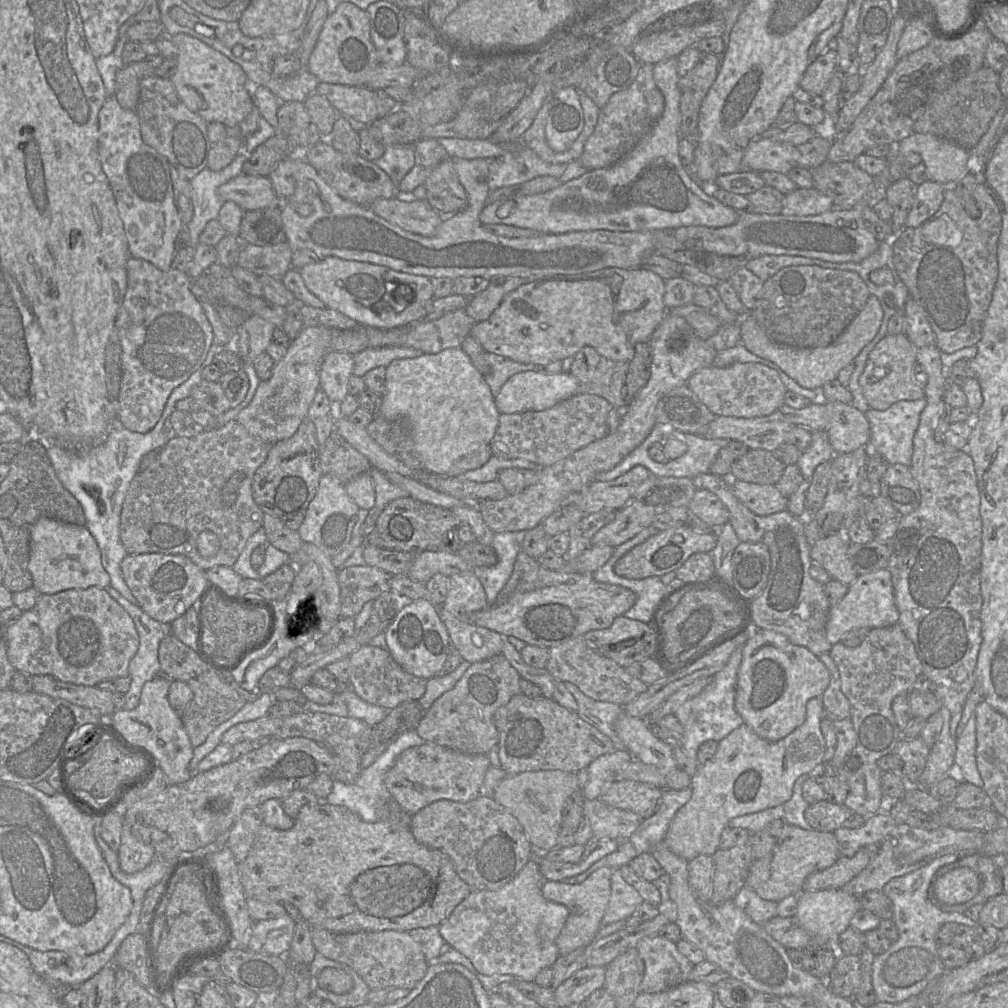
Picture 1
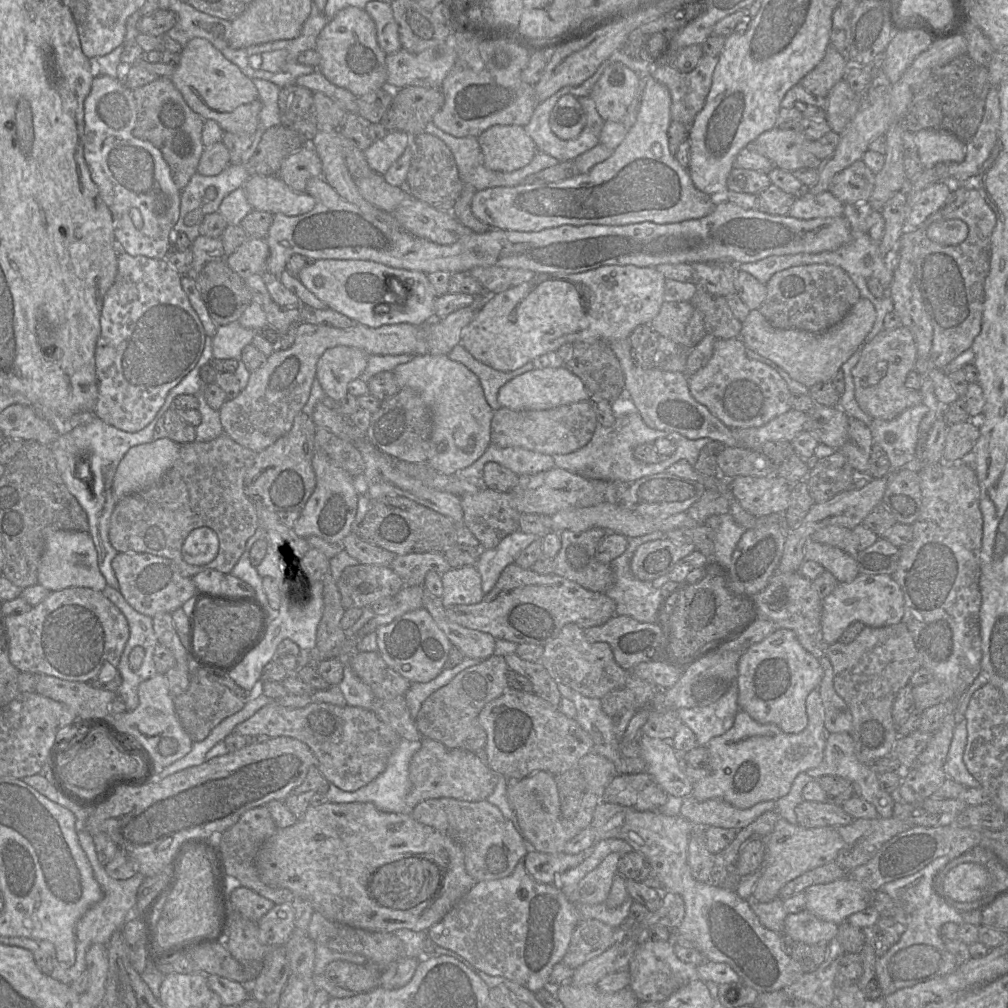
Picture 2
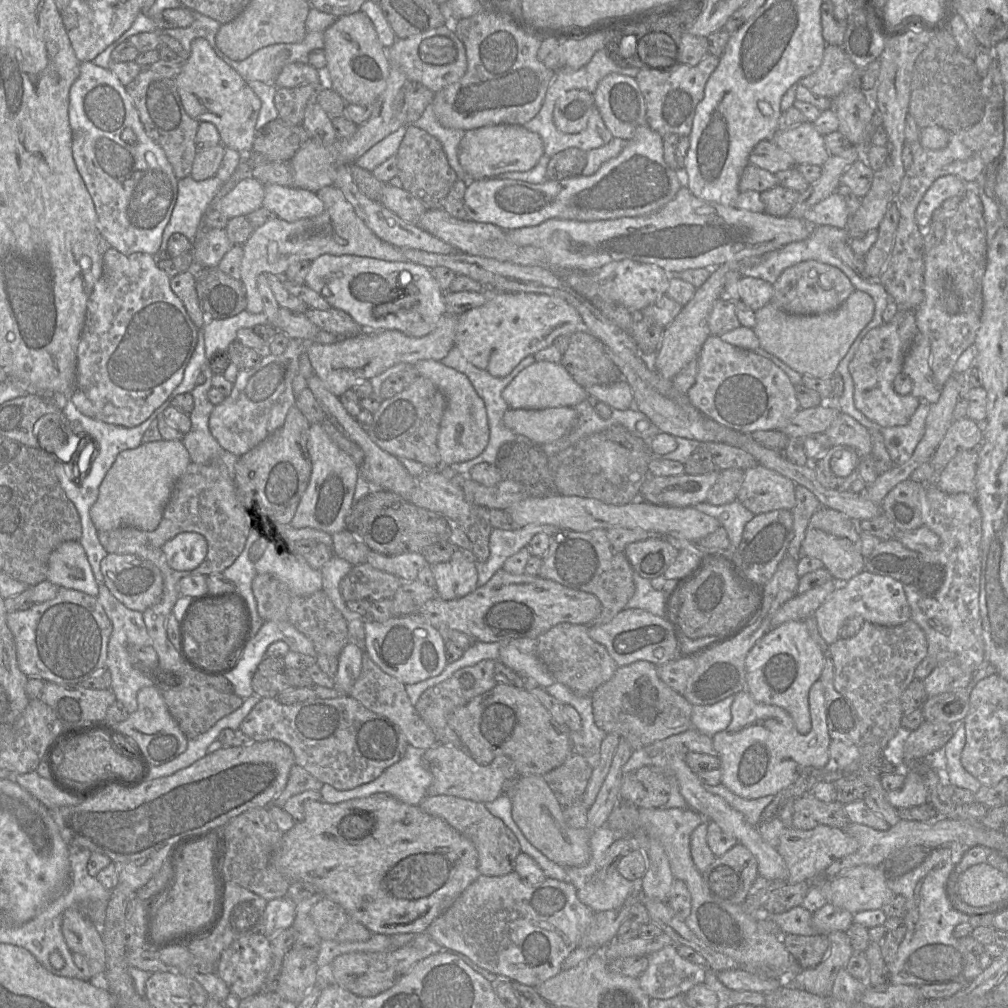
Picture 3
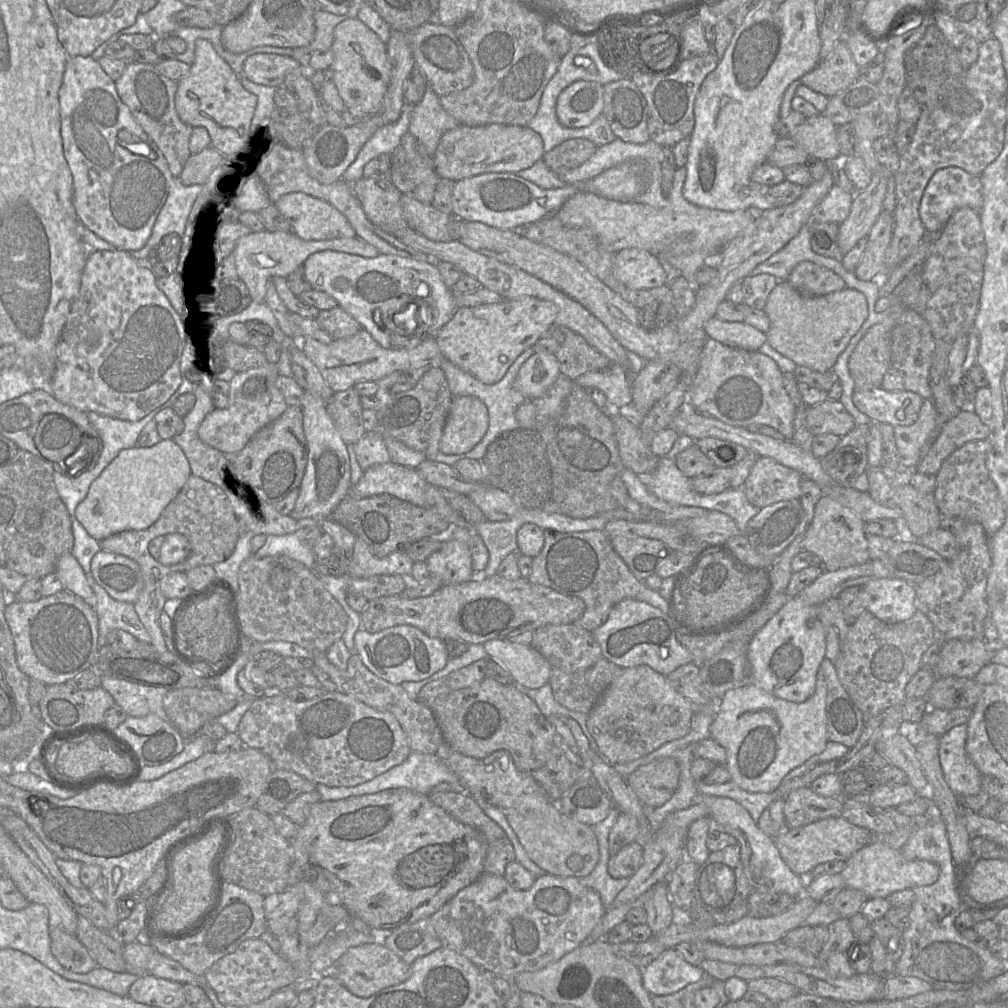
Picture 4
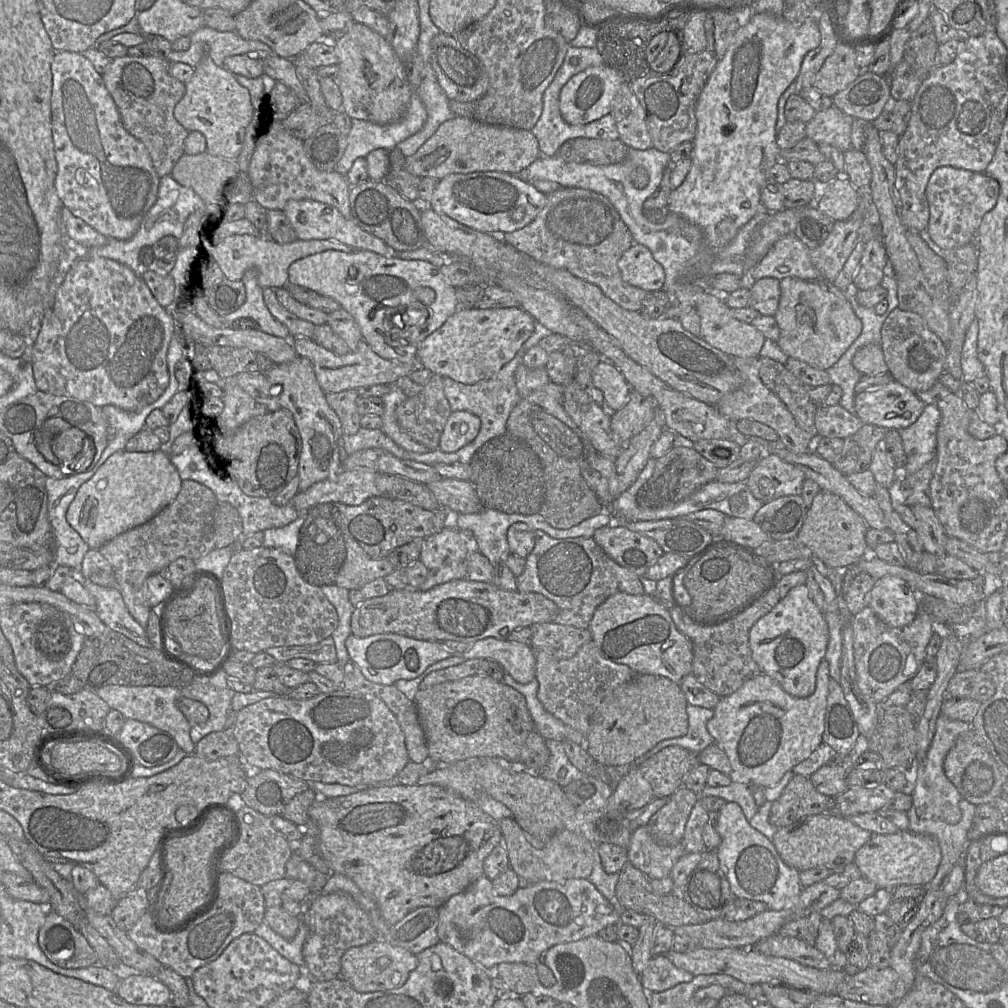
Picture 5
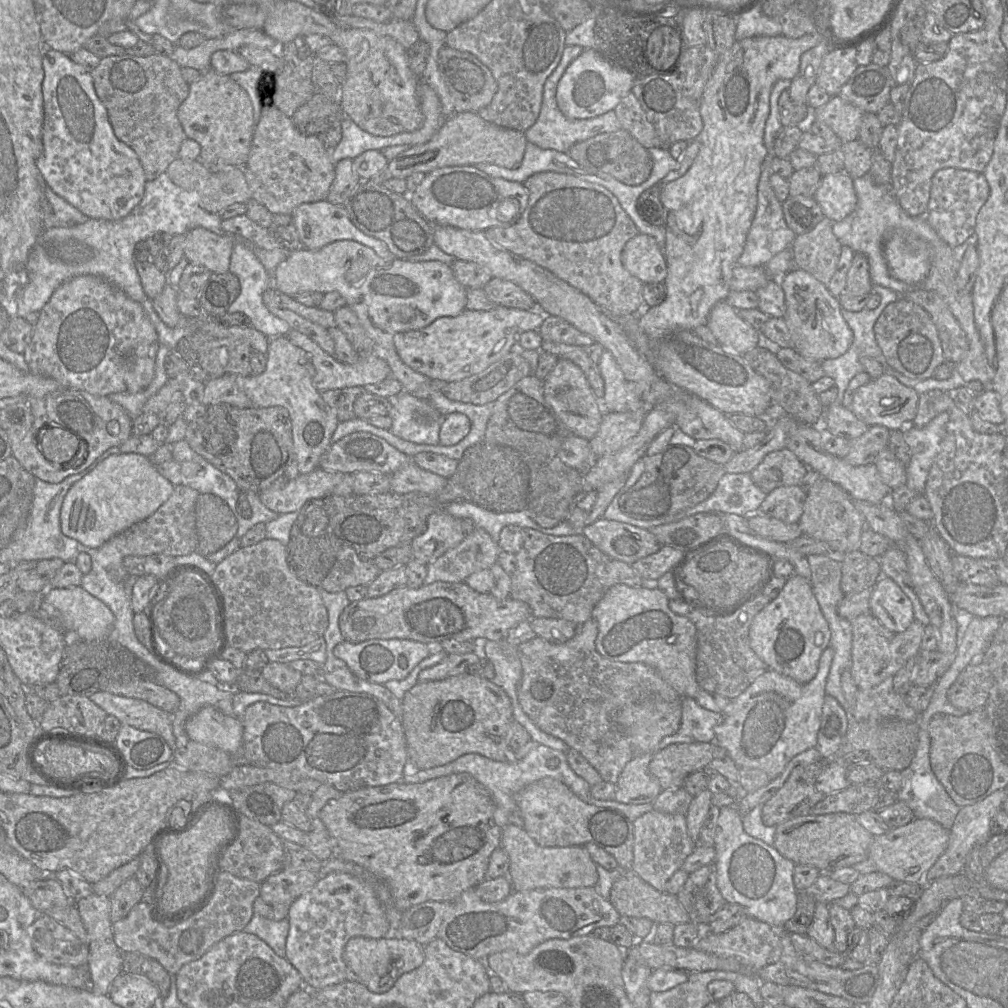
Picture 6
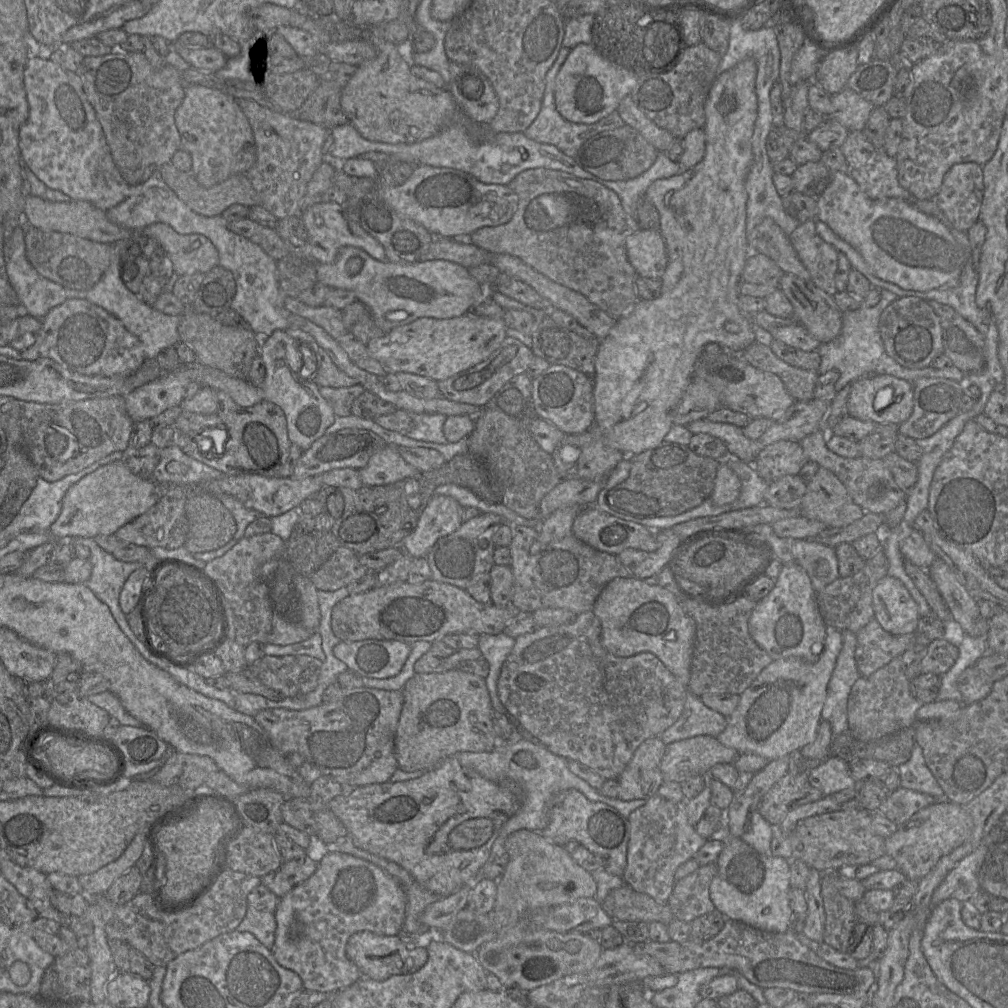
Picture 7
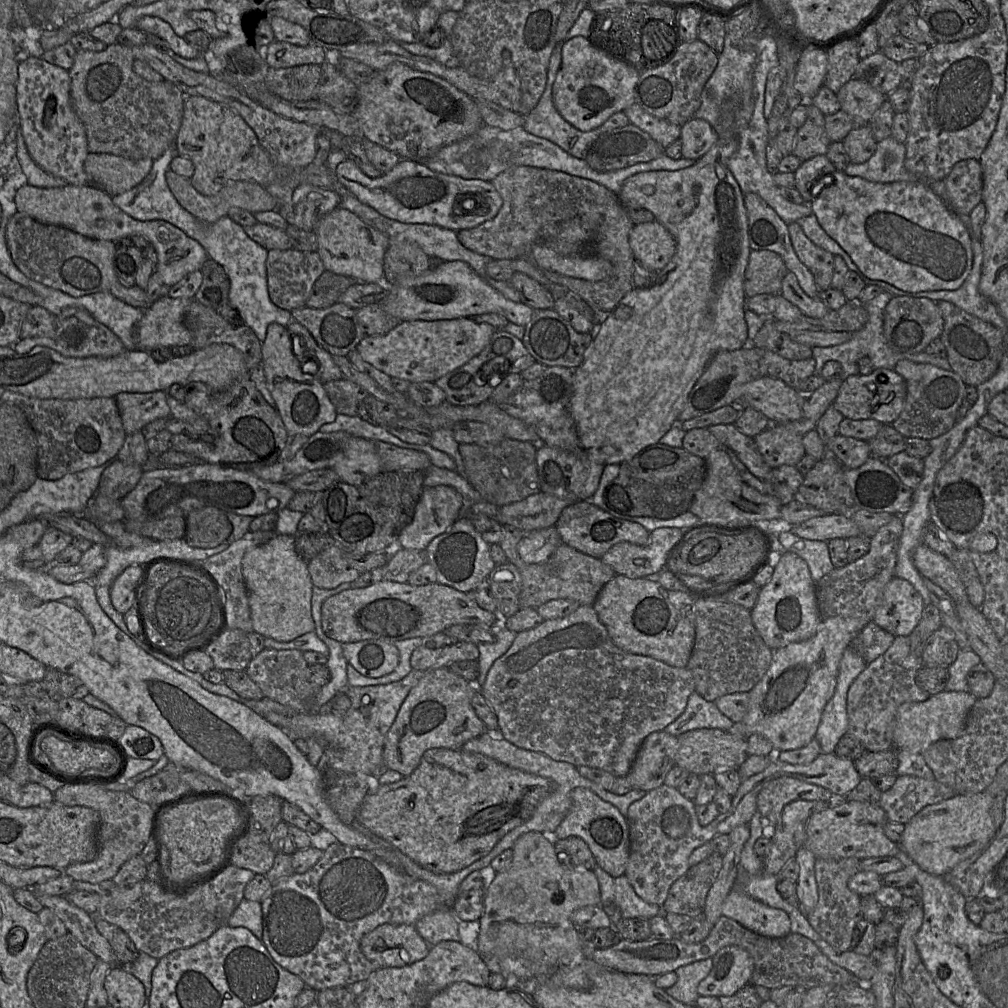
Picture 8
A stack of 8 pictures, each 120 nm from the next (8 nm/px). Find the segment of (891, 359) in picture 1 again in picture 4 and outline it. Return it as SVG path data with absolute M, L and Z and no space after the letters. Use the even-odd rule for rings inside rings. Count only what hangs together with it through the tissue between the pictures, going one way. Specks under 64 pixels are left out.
M901 302L895 304L895 310L883 321L872 326L857 344L848 359L848 369L854 380L852 402L854 406L872 423L885 423L893 427L910 426L918 419L923 398L917 393L903 391L887 391L882 388L882 380L891 367L891 331L906 308Z

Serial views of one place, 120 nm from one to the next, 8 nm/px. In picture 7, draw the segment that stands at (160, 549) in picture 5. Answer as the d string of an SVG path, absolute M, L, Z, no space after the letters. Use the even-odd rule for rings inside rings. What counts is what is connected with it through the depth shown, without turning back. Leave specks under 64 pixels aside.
M163 495L148 511L123 525L114 535L119 540L147 548L180 548L188 534L186 502L187 498Z

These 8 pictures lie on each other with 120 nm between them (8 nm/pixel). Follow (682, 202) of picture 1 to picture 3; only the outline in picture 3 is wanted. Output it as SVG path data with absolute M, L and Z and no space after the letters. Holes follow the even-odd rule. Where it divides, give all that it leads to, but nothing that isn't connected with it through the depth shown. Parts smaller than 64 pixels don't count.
M645 123L636 129L634 136L627 141L625 148L616 157L605 162L593 175L546 180L539 184L501 178L473 180L467 184L464 206L468 220L490 223L504 231L536 226L551 218L597 221L645 216L659 210L674 198L683 185L682 177L683 171L670 168L664 161L663 136Z

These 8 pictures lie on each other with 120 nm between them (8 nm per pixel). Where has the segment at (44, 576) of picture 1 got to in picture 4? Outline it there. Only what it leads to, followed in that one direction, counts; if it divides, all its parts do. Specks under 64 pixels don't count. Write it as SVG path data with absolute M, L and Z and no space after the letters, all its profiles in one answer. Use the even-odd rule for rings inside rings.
M70 552L59 557L55 572L62 582L64 590L81 597L87 604L95 607L96 596L87 582L81 565Z

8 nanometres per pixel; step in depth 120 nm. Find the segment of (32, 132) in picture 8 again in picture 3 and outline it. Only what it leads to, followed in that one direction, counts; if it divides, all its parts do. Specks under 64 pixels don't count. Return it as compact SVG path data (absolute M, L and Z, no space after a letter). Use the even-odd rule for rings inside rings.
M90 61L81 62L80 74L77 80L71 86L69 92L69 123L72 130L73 159L75 161L77 170L81 175L85 186L93 200L95 211L97 214L97 228L102 238L110 247L115 248L125 255L130 255L133 253L146 253L152 256L156 256L162 243L163 231L169 223L177 200L178 179L175 177L173 168L168 161L163 149L149 136L149 134L145 130L140 120L138 111L136 110L130 96L128 95L125 86L122 85L120 80L110 69L99 67ZM125 129L132 129L133 132L136 134L137 140L134 145L129 145L122 140L121 134Z

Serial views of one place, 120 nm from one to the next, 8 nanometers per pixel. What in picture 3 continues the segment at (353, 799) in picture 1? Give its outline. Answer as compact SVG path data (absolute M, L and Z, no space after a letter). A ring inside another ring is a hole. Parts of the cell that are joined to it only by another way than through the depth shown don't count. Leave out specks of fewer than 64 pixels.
M408 745L405 754L400 761L388 767L378 778L367 784L345 791L337 790L329 784L323 784L319 791L322 797L321 801L337 804L355 798L364 798L377 793L386 793L406 804L419 806L427 796L428 788L433 781L432 773L424 764L424 754L424 749Z

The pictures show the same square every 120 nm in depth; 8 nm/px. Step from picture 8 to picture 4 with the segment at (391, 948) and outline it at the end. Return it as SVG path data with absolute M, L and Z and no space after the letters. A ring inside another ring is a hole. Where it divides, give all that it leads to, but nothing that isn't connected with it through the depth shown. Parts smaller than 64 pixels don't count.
M376 942L349 948L336 962L332 973L352 994L370 997L407 980L412 973L412 965L403 961L383 943Z

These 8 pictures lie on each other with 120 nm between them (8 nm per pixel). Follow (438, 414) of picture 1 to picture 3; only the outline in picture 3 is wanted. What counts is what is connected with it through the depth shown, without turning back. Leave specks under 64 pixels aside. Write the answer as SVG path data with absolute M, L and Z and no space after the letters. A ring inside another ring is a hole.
M421 360L414 367L418 376L429 379L446 398L446 409L438 433L438 450L441 466L451 466L472 460L487 447L490 429L483 399L477 394L469 378L437 360Z

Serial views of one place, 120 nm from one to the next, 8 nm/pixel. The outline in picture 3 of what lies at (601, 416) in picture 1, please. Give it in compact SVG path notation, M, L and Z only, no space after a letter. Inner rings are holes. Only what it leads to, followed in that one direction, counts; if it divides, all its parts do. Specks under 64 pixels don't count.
M574 407L511 409L503 415L503 424L517 435L544 445L566 435L576 424Z

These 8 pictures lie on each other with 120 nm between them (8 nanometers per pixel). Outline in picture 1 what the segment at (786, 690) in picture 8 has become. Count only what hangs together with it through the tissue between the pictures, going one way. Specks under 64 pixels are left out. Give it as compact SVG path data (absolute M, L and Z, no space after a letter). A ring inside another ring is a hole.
M814 697L807 702L805 721L778 741L769 742L760 738L744 723L720 740L714 757L699 766L692 776L690 784L692 796L672 819L663 840L664 846L687 861L702 854L713 856L719 849L721 834L732 818L787 802L792 797L794 783L798 777L803 774L814 774L817 770L825 770L823 764L825 739L821 732L823 715L822 698Z

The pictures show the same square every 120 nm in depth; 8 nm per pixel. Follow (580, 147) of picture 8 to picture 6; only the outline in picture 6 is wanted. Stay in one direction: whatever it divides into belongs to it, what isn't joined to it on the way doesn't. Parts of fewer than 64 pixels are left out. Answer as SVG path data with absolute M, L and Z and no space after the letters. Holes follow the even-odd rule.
M565 46L559 64L544 83L539 115L535 123L523 132L528 142L535 144L542 149L553 149L559 152L567 152L569 148L577 142L582 142L601 133L616 132L622 128L614 110L608 111L593 118L571 119L564 116L558 108L556 102L556 90L558 82L569 64L574 61L583 51L584 48L581 46Z

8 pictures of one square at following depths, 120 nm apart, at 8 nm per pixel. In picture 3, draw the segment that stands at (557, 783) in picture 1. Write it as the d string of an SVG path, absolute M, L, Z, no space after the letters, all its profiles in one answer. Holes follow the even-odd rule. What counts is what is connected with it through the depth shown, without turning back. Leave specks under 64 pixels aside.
M541 775L518 777L506 792L512 802L512 818L526 839L551 861L565 867L579 867L591 857L590 837L587 828L569 826L563 816L563 808Z

